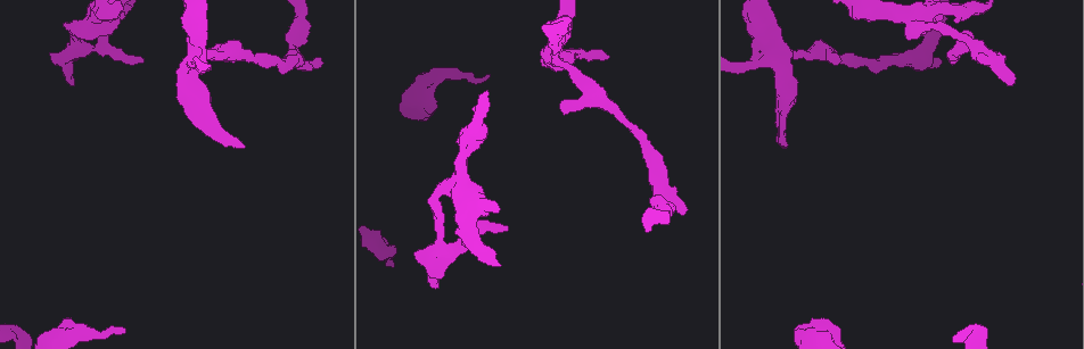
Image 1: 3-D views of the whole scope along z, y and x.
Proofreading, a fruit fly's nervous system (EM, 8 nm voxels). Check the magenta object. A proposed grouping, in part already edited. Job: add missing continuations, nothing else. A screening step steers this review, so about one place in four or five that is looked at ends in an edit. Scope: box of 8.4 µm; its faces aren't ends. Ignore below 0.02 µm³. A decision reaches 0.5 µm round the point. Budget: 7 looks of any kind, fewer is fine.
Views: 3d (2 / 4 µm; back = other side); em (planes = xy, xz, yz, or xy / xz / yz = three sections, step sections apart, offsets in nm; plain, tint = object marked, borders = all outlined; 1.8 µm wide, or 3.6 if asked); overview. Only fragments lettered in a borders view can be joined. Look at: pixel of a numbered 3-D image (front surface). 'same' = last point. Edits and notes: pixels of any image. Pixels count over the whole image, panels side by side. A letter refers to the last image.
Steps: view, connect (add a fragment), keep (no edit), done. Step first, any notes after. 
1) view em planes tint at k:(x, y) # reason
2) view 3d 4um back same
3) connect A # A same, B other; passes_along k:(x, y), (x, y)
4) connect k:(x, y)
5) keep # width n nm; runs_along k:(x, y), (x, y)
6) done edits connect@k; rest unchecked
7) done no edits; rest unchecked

view 3d 2um at 1:(490, 75) # branch stops here

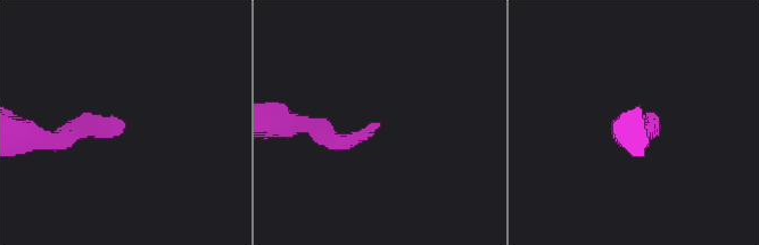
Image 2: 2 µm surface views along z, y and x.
view em planes borders at 2:(376, 123) # now the EM

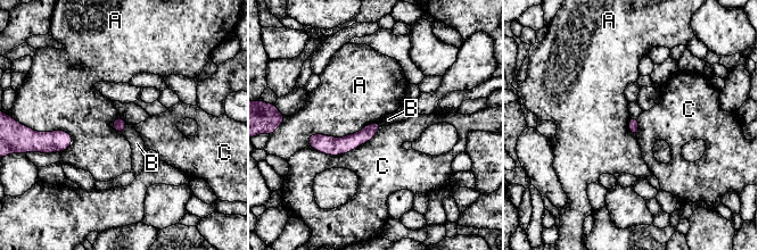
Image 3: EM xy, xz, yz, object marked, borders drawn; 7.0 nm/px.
keep # A other, B other, C other; runs_along 3:(378, 125), (349, 143), (311, 143); no lettered fragment goes on from it

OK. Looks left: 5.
view em planes borders at 1:(507, 228) # an open end

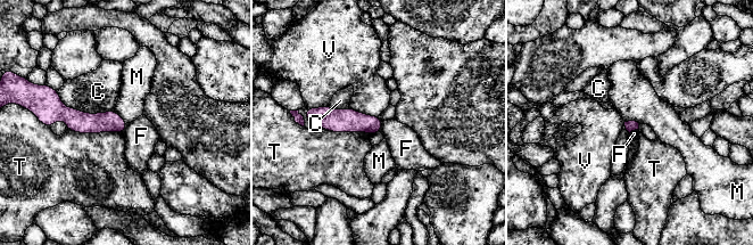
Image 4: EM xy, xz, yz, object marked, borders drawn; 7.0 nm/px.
keep # C other, F other, M other, T other, V other; runs_along 4:(312, 114), (379, 123); no lettered fragment goes on from it

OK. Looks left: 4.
view em 3.6um xz step 8 borders at 1:(435, 281) # free end

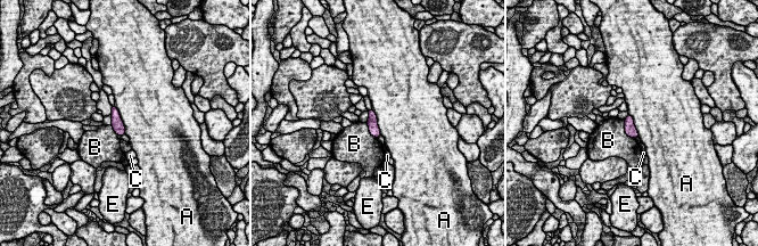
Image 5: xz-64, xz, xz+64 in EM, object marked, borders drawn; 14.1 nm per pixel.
keep # A other, B other, C other, E other; border 5:(115, 105), (125, 133); none of them fits

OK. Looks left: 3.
done no edits; rest unchecked

